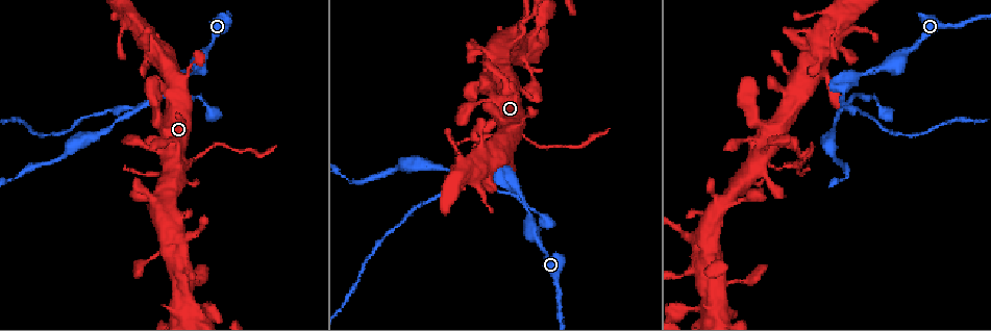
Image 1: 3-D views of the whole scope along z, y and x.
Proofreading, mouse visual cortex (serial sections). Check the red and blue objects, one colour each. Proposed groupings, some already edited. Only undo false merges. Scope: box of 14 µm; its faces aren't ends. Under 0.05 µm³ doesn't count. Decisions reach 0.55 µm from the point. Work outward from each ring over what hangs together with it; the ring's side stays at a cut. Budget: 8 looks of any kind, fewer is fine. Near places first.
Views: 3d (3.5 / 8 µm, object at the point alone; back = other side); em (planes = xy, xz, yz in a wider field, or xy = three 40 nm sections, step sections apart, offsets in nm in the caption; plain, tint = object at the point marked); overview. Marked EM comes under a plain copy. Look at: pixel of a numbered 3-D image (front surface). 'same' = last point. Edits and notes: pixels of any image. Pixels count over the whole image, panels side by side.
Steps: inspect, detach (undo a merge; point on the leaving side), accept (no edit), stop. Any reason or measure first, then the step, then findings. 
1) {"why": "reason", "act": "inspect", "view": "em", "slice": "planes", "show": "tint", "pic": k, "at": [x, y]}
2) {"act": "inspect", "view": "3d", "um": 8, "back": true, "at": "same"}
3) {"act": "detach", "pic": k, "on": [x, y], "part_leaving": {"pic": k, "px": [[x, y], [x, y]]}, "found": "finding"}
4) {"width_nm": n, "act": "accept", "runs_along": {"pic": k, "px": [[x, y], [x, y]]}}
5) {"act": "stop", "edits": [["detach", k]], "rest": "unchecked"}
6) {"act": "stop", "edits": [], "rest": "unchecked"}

{"why": "sharp bend", "act": "inspect", "view": "3d", "um": 3.5, "pic": 1, "at": [148, 104]}

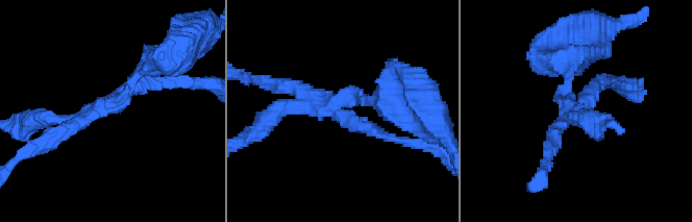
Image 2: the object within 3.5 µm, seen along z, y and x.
{"arms": 4, "arm_widths_nm": [200, 200, 200, 200], "why": "need the tissue", "act": "inspect", "view": "em", "slice": "xy", "step": 5, "show": "tint", "pic": 2, "at": [568, 108]}

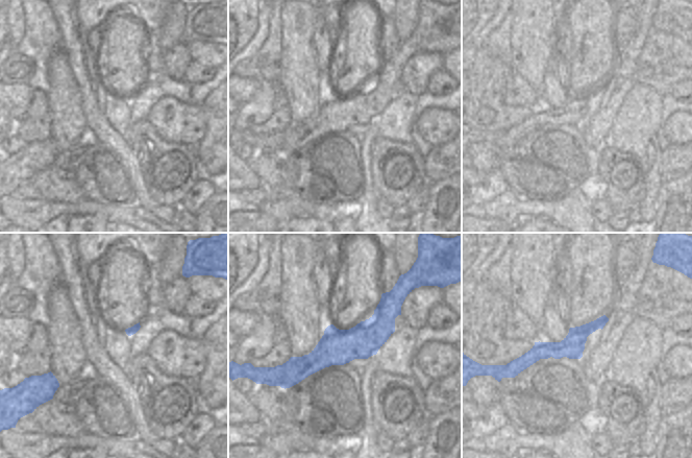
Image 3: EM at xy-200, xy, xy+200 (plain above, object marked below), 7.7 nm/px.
{"act": "detach", "pic": 2, "on": [272, 121], "part_leaving": {"pic": 2, "px": [[332, 108], [352, 124], [422, 145]]}, "found": "a second cell is stuck on"}

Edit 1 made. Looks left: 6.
{"why": "arms part here", "act": "inspect", "view": "3d", "um": 3.5, "pic": 1, "at": [787, 165]}

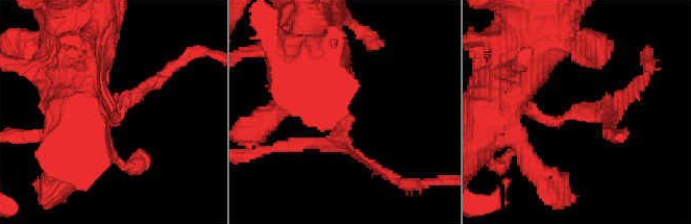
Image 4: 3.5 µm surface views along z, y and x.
{"why": "need the tissue", "act": "inspect", "view": "em", "slice": "xy", "step": 3, "show": "tint", "pic": 4, "at": [582, 111]}

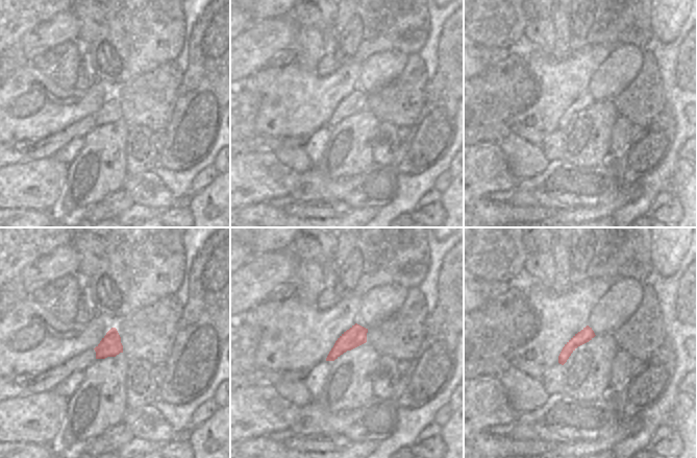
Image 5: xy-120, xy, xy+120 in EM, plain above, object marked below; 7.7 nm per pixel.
{"arms": 3, "act": "detach", "pic": 4, "on": [336, 134], "part_leaving": {"pic": 4, "px": [[564, 117], [622, 104], [636, 85]]}, "found": "two cells meet here"}

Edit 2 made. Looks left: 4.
{"why": "thin arm on a thick one", "act": "inspect", "view": "3d", "um": 3.5, "pic": 1, "at": [732, 199]}

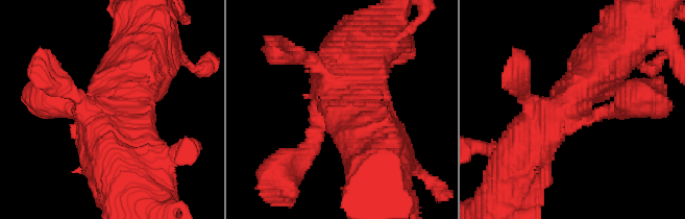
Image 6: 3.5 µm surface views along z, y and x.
{"act": "inspect", "view": "em", "slice": "planes", "show": "tint", "pic": 6, "at": [333, 112]}

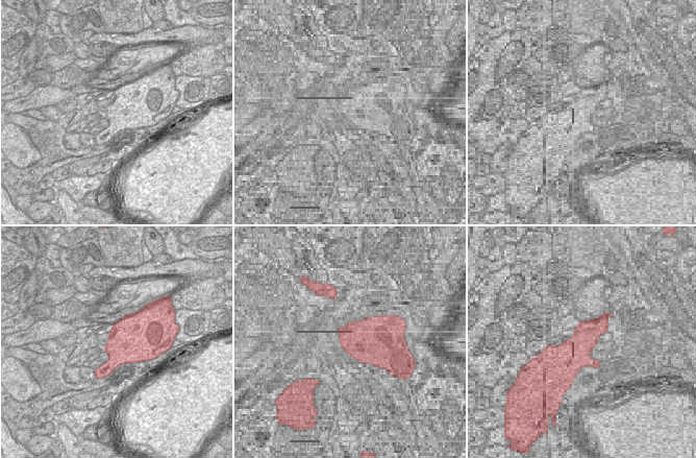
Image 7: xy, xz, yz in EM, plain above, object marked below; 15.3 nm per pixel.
{"why": "cut it another way", "act": "inspect", "view": "em", "slice": "xy", "step": 5, "show": "tint", "at": "same"}

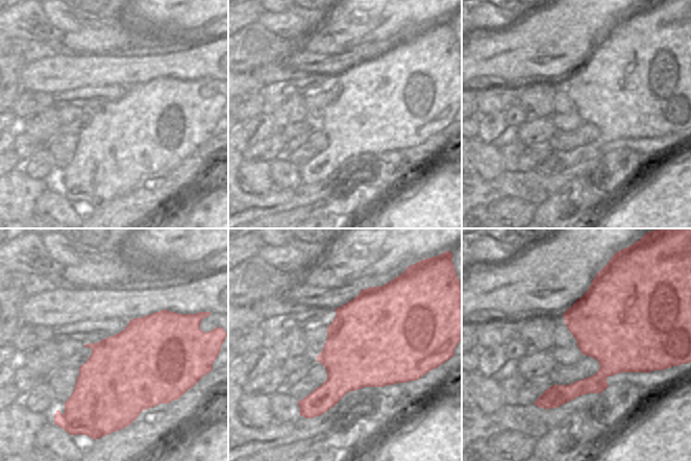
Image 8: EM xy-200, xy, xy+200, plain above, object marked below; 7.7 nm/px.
{"act": "accept", "runs_along": {"pic": 6, "px": [[607, 58], [534, 135], [521, 154]]}, "found": "all the same cell"}

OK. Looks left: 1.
{"act": "stop", "edits": [["detach", 2], ["detach", 4]], "rest": "unchecked"}

